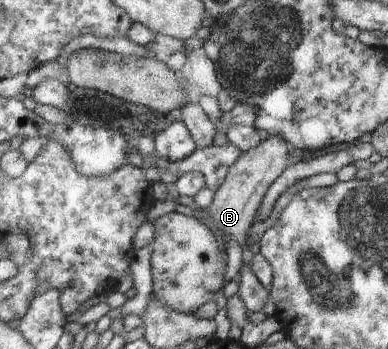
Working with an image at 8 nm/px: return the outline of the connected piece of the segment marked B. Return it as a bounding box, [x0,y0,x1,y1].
[174,134,289,250]

